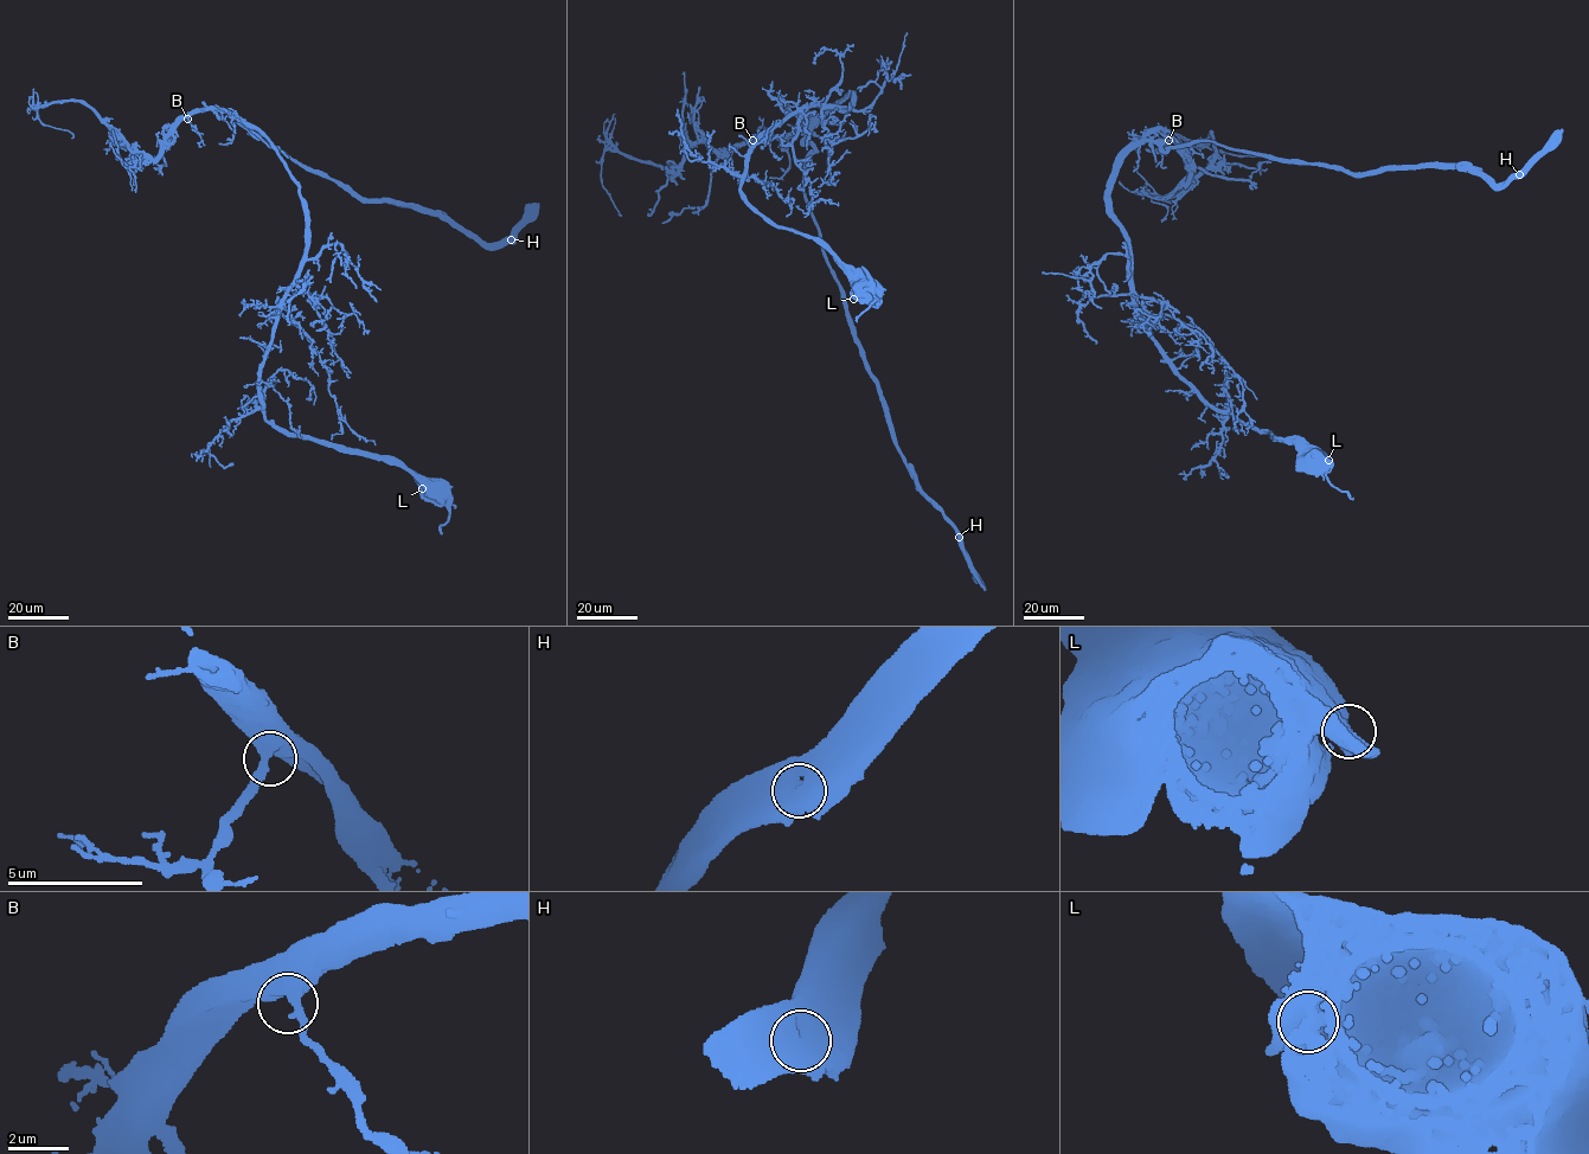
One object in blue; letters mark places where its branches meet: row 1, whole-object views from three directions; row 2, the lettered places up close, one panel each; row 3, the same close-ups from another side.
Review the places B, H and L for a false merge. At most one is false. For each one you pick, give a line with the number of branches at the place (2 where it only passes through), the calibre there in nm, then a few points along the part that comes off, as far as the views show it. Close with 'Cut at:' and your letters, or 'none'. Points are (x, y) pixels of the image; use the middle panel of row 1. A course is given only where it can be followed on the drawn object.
Cut at: none

